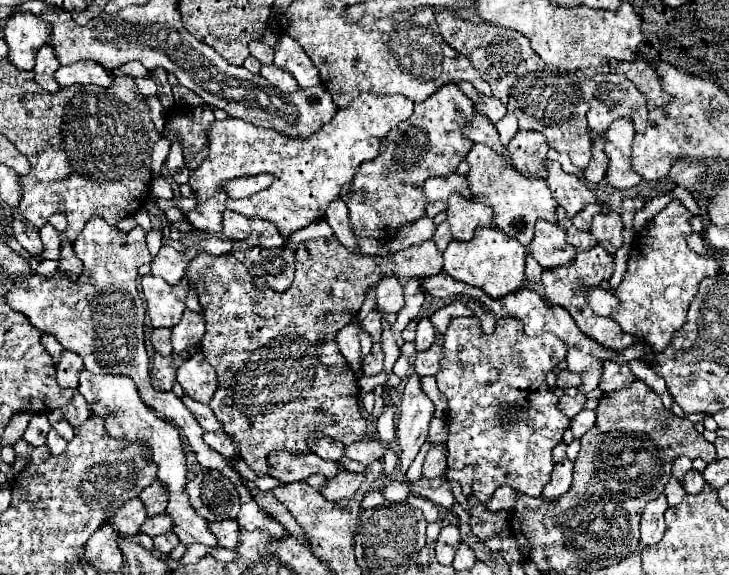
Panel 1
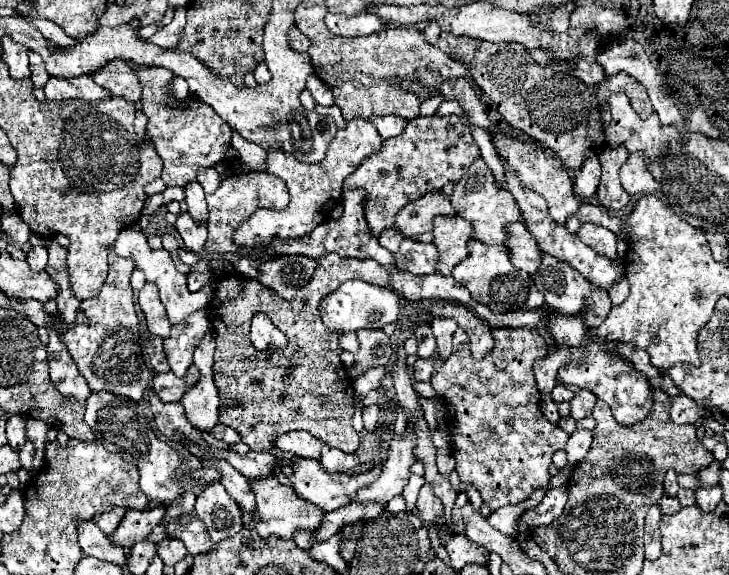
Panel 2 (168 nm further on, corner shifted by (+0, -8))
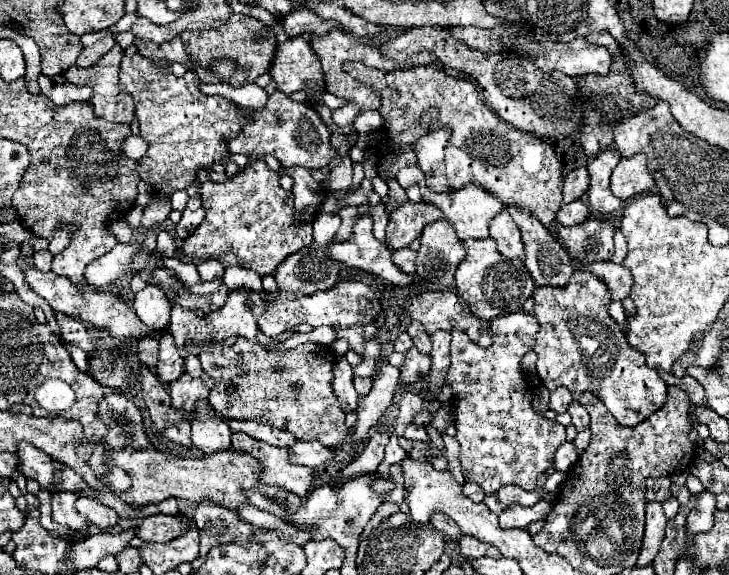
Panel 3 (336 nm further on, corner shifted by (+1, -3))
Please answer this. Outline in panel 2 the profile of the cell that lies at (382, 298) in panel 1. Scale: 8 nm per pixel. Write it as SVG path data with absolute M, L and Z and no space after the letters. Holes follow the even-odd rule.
M362 280L344 282L338 290L328 294L320 302L320 316L322 316L322 322L326 324L326 328L332 332L342 332L342 334L356 332L360 328L380 330L386 324L396 322L398 310L400 310L400 298L396 292L392 292L390 288L384 288L384 286L362 282Z

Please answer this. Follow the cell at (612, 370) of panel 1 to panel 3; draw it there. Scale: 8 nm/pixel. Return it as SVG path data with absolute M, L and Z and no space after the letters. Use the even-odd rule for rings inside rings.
M575 271L567 287L539 287L533 293L533 301L535 301L533 311L539 321L537 345L533 347L533 351L537 353L537 375L541 377L543 385L549 391L553 391L555 387L567 387L571 393L591 391L605 403L609 413L625 427L633 427L641 423L665 403L667 385L663 383L663 379L657 375L655 369L647 367L645 355L627 343L621 327L607 313L611 299L607 287L599 277L591 273Z

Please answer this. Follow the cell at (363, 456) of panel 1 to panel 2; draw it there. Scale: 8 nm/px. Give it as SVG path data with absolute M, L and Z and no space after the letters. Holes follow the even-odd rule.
M324 446L324 452L320 454L318 462L326 472L352 472L358 466L356 454L346 454L330 446Z

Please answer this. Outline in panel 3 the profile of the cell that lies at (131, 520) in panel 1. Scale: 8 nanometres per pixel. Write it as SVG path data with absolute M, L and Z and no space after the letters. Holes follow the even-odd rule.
M79 497L79 503L75 503L77 511L81 515L85 515L93 525L97 527L115 527L119 523L119 515L115 513L115 509L99 503L99 501L93 501L89 497Z

